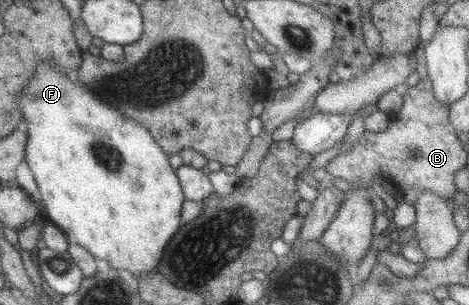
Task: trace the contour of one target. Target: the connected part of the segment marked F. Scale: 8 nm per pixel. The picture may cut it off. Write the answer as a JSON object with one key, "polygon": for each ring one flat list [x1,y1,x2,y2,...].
{"polygon":[[40,63,34,68,34,76,18,94,16,105,27,125,24,165,33,172,49,222,70,232,73,242,92,257,106,261,111,269,127,275,130,282,158,272,167,242,184,224,180,215,185,196,178,175,168,162,169,155,152,133,134,118,126,118,96,92,82,86,74,72,66,74,54,64]]}

